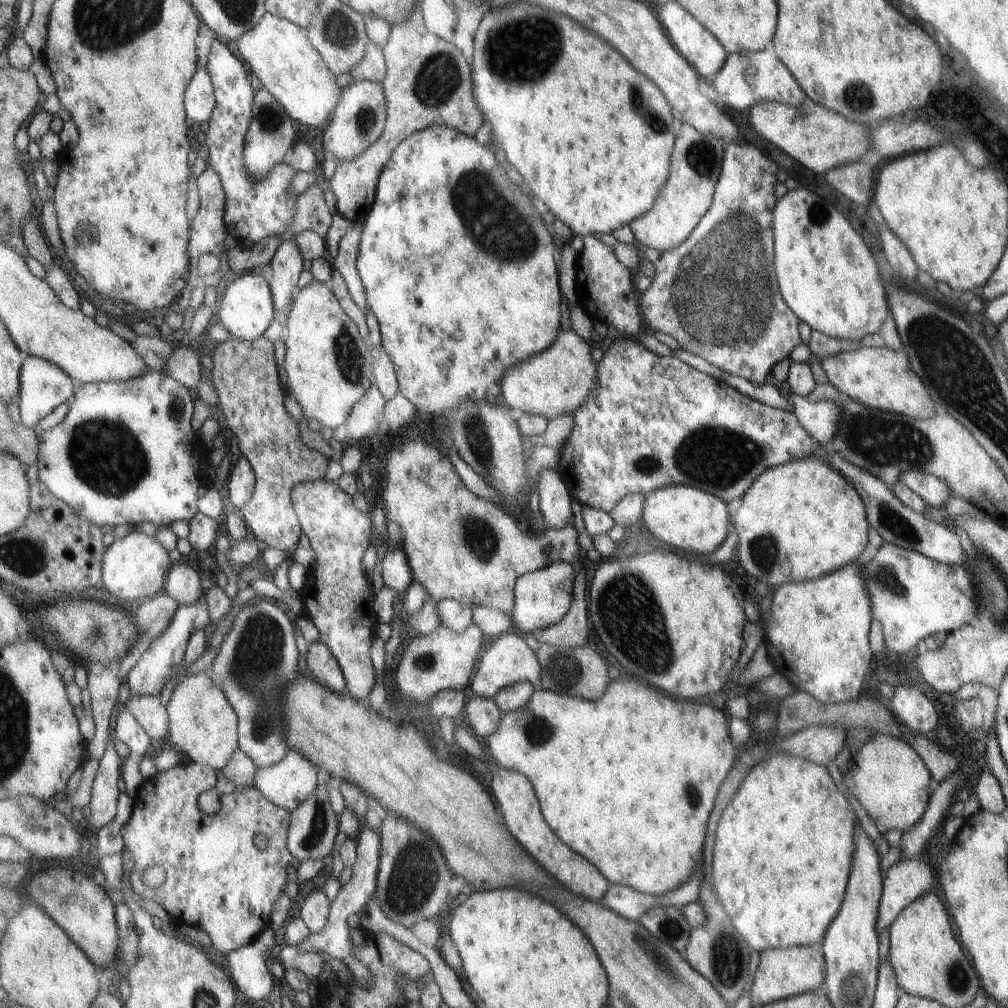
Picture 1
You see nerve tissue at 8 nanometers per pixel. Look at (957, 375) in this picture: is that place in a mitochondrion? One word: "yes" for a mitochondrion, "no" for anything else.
yes

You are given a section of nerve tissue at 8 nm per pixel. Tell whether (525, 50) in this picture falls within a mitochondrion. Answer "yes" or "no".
yes

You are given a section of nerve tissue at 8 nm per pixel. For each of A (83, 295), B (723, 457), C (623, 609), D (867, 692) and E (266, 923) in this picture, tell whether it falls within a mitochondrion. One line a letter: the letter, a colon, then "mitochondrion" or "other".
A: other
B: mitochondrion
C: mitochondrion
D: other
E: other

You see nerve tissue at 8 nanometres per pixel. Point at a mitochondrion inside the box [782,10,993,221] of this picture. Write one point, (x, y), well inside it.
(858, 97)

